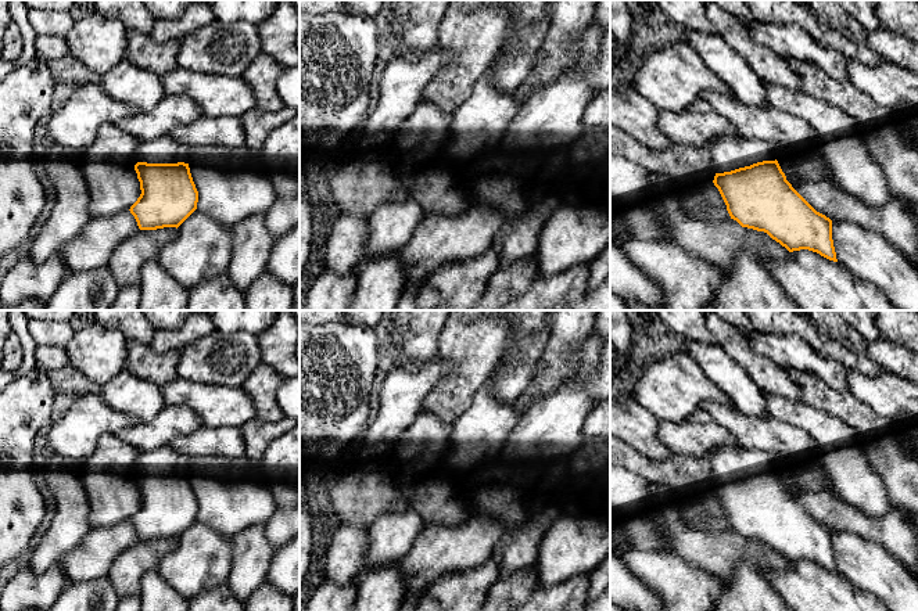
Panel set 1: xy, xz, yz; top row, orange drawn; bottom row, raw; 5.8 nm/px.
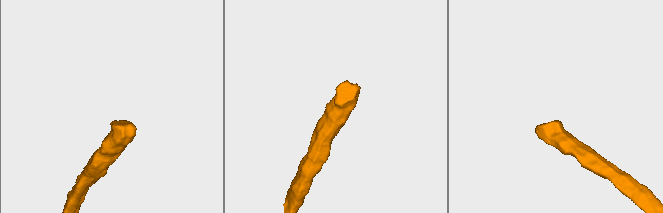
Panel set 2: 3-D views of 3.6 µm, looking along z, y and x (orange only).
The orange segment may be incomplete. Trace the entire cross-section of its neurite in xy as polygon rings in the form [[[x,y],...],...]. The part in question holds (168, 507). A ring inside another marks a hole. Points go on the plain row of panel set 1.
[[[169,445],[141,453],[135,475],[141,504],[130,517],[140,540],[179,538],[196,520],[198,502],[189,474],[191,459]]]

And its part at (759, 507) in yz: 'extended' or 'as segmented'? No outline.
extended

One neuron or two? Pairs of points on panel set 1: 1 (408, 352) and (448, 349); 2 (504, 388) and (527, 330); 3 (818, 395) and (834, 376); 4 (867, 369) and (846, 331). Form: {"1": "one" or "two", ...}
{"1": "two", "2": "one", "3": "two", "4": "two"}

